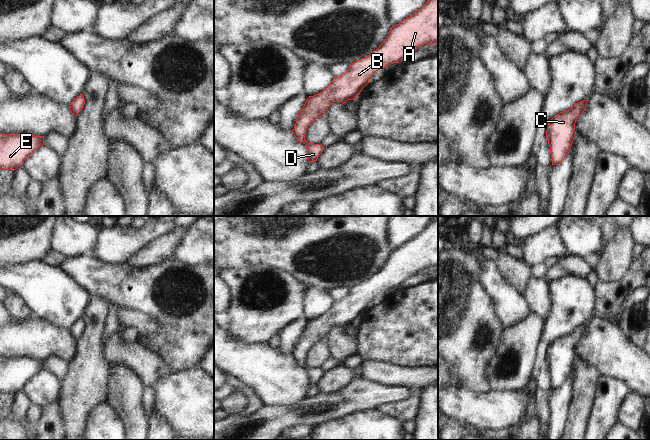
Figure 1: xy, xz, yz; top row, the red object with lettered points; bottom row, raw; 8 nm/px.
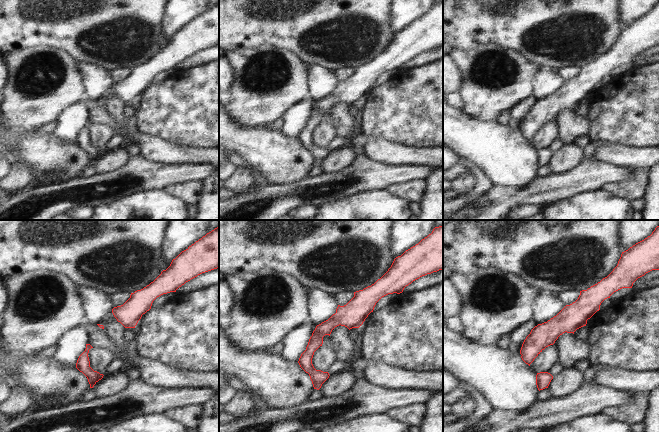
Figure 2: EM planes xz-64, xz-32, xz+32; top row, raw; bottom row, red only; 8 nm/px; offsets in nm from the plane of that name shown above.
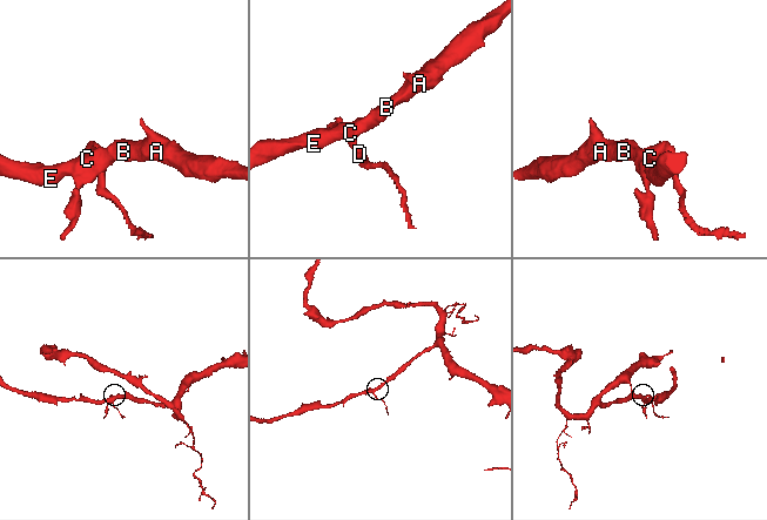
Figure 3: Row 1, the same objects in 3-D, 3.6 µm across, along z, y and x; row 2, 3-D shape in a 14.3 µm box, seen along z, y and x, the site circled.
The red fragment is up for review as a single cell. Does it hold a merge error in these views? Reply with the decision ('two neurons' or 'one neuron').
one neuron

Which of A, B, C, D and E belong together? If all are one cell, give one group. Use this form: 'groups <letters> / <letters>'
groups A B C D E

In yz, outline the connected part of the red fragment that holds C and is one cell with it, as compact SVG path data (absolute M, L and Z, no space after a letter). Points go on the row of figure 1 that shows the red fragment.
M588 100L580 101L571 109L555 115L548 123L546 137L550 146L552 165L559 165L569 153L576 135L575 123L586 110Z

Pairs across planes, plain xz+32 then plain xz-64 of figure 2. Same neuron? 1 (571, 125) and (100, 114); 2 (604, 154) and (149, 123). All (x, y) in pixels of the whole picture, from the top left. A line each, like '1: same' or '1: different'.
1: different
2: different

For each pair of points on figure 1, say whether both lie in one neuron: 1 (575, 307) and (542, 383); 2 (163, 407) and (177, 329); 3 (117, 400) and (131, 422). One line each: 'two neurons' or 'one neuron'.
1: one neuron
2: two neurons
3: one neuron

